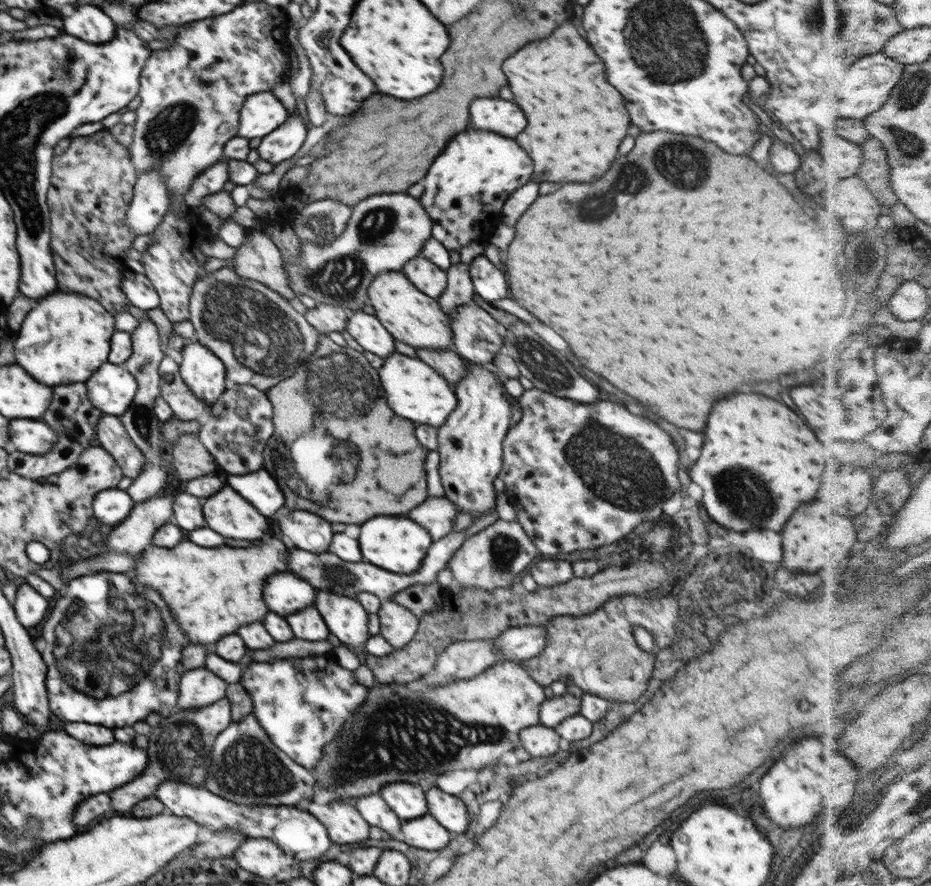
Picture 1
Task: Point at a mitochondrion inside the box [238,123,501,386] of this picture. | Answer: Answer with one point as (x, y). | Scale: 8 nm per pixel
(339, 277)

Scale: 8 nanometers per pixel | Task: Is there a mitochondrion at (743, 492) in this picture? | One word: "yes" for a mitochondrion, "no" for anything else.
yes

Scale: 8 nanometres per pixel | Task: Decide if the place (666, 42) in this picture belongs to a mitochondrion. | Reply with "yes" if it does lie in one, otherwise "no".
yes

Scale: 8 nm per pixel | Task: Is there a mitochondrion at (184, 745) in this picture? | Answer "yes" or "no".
yes

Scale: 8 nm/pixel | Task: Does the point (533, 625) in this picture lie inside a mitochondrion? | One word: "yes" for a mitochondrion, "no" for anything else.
no

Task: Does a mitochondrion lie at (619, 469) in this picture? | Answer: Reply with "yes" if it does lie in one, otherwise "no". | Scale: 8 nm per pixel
yes

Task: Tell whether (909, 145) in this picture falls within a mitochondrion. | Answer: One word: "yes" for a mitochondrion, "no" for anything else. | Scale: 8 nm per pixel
yes

